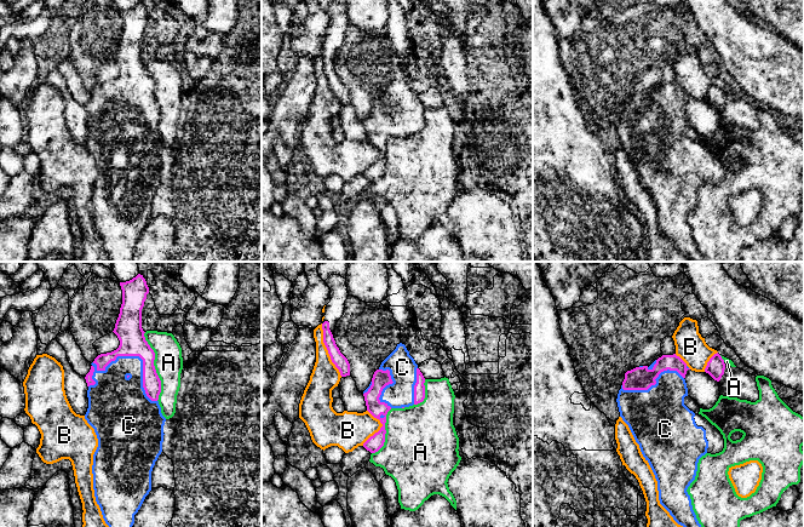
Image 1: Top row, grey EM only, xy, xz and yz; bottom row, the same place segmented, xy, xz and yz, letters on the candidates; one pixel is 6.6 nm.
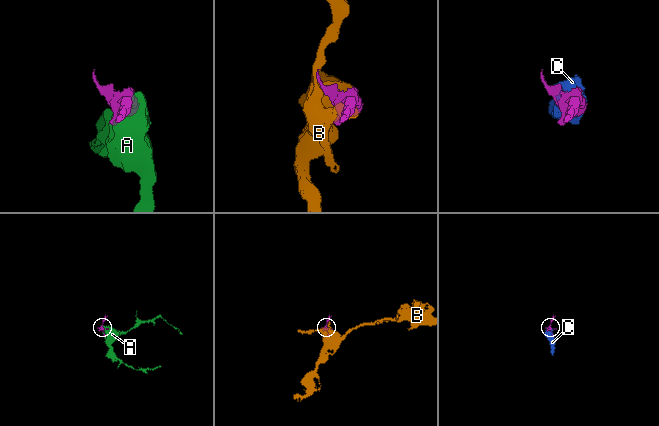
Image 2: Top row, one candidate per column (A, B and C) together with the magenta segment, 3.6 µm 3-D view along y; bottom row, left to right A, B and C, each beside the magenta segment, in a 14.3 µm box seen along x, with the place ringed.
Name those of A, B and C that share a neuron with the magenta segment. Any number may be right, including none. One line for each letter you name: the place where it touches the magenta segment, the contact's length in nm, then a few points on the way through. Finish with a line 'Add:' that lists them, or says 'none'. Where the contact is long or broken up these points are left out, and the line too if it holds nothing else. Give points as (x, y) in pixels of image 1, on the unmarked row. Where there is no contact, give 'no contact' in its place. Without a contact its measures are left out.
C: xy (138, 84) | 500 nm
Add: C

